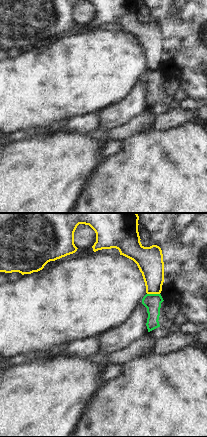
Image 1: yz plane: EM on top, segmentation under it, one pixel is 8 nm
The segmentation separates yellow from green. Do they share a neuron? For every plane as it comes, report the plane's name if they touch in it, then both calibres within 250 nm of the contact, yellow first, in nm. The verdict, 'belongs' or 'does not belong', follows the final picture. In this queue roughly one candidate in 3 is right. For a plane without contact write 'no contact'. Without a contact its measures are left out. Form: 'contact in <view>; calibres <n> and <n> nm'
contact in yz; calibres 200 and 140 nm

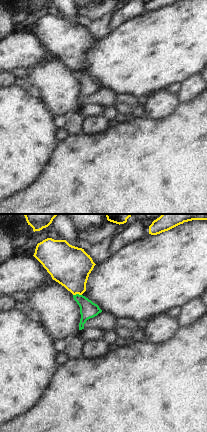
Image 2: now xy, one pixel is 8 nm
contact in xy; calibres 320 and 140 nm

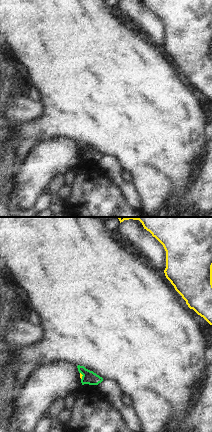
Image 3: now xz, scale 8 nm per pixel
contact in xz; calibres 20 and 110 nm

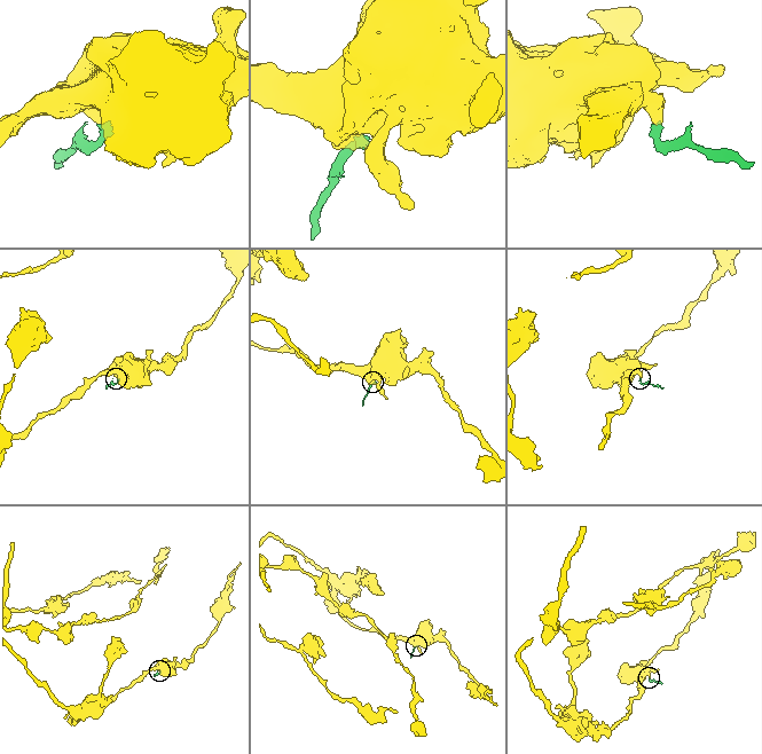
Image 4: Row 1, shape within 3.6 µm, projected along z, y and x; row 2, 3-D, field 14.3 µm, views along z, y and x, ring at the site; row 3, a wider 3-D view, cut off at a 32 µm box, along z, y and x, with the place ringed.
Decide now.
does not belong

